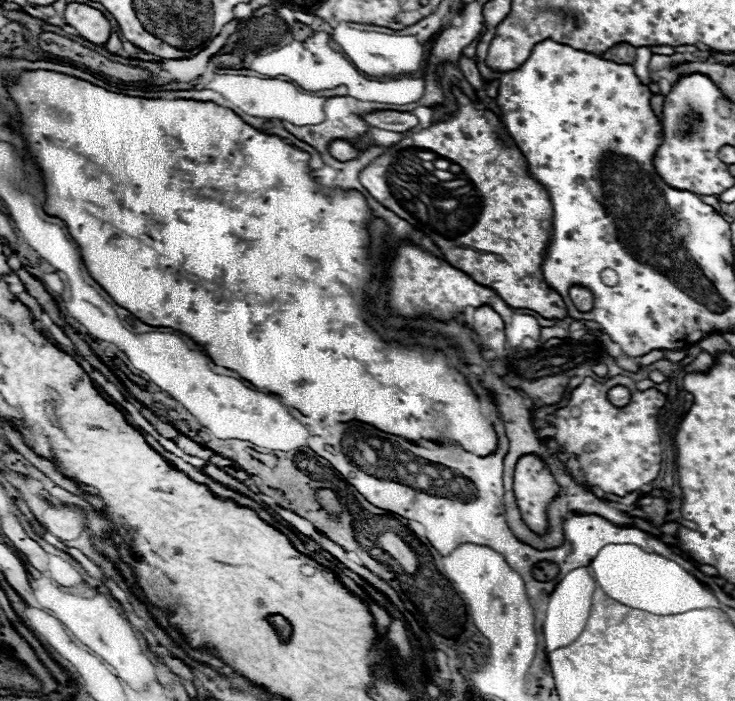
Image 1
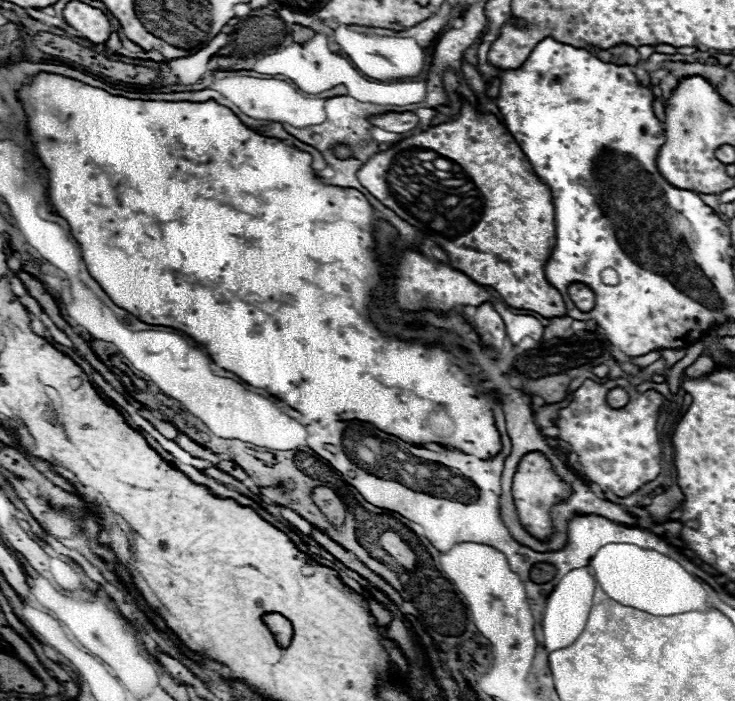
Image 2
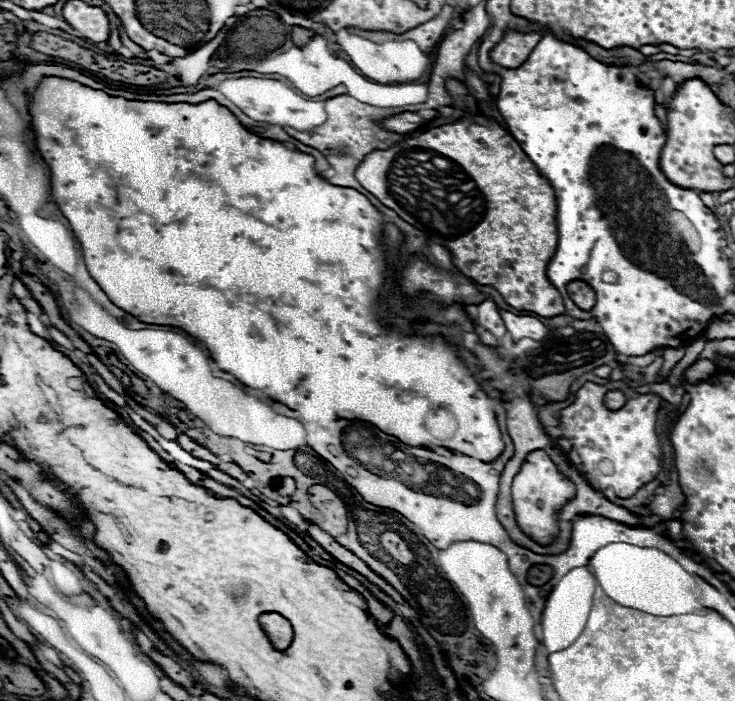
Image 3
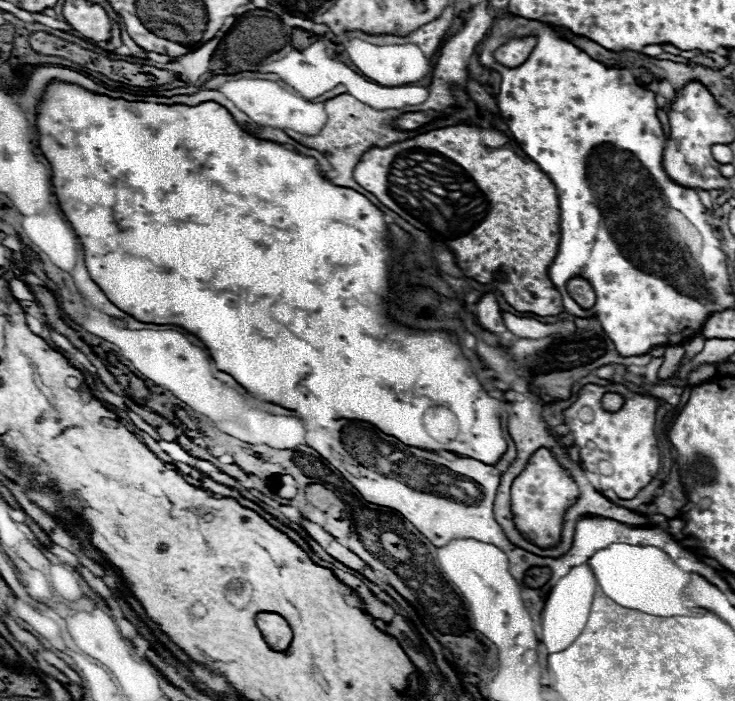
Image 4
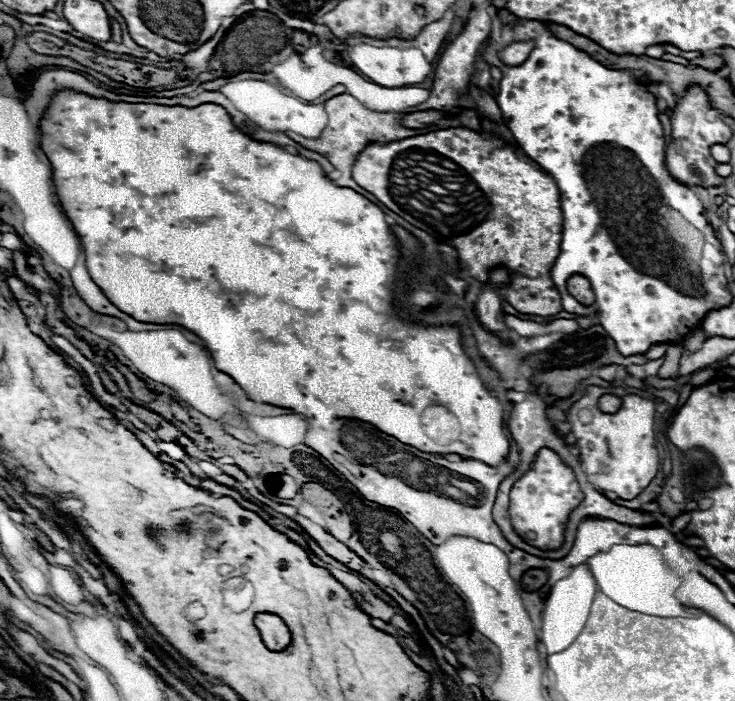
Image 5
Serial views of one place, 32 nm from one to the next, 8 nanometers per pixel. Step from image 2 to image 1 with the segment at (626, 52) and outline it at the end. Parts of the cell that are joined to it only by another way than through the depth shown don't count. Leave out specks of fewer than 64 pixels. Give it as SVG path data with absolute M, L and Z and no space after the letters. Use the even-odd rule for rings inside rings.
M616 44L606 54L602 54L602 58L608 58L608 60L620 62L620 64L634 64L636 48L630 44Z

